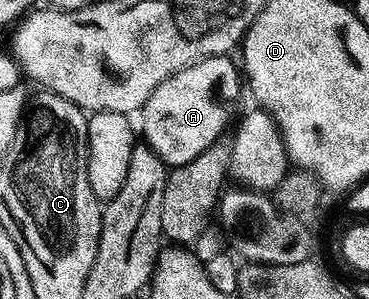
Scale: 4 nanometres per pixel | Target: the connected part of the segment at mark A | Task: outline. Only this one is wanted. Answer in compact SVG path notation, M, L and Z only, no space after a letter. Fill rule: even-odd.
M228 56L202 58L191 66L174 72L146 100L146 104L139 111L139 129L142 131L143 141L171 168L181 166L194 156L206 152L214 140L229 129L228 105L235 100L242 90L242 80L236 76L238 66L232 63Z

